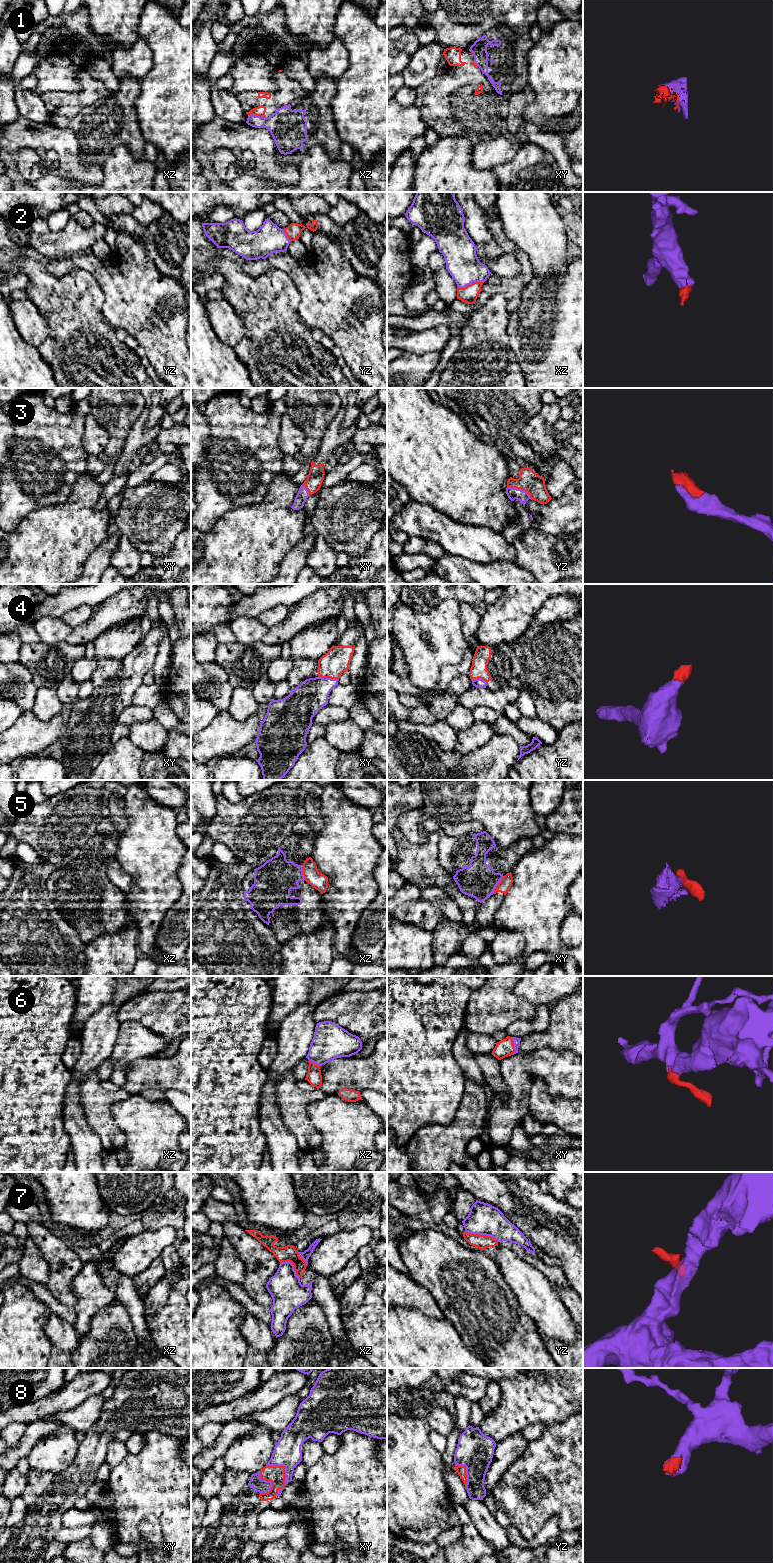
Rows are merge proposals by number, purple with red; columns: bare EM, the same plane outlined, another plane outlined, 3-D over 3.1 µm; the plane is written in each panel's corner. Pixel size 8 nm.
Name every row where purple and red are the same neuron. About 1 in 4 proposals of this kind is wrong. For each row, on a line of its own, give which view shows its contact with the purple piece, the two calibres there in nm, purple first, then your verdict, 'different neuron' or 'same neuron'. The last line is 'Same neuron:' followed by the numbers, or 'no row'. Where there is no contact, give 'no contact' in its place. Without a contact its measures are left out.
1: xz | 280/80 nm | different neuron
2: xz | 260/140 nm | same neuron
3: yz | 100/170 nm | same neuron
4: xy | 260/200 nm | same neuron
5: xy | 280/100 nm | different neuron
6: xy | 50/140 nm | same neuron
7: yz | 260/110 nm | different neuron
8: xy | 220/140 nm | same neuron
Same neuron: 2, 3, 4, 6, 8

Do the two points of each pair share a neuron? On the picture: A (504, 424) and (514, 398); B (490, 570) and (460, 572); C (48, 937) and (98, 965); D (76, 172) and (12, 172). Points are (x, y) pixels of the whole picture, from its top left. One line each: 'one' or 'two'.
A: one
B: one
C: two
D: one

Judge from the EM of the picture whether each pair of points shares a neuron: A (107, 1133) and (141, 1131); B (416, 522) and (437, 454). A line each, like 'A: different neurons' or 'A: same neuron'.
A: different neurons
B: different neurons

